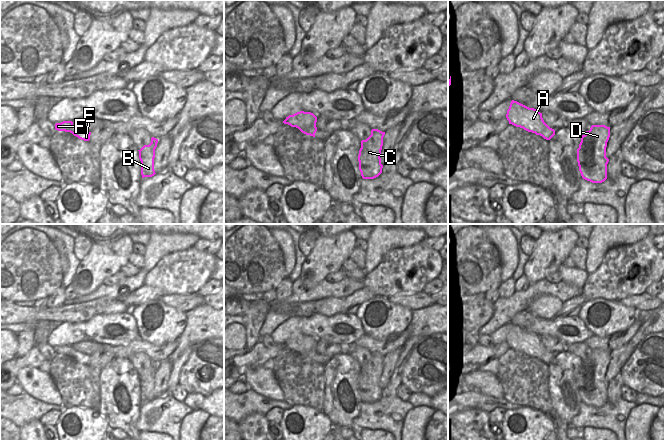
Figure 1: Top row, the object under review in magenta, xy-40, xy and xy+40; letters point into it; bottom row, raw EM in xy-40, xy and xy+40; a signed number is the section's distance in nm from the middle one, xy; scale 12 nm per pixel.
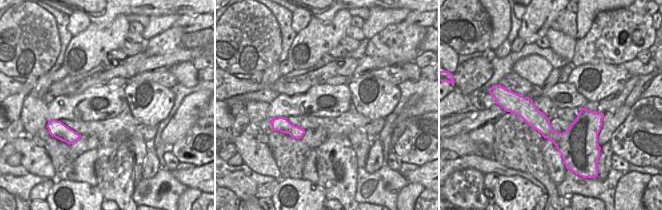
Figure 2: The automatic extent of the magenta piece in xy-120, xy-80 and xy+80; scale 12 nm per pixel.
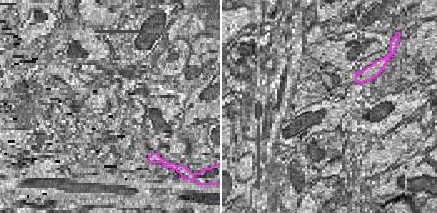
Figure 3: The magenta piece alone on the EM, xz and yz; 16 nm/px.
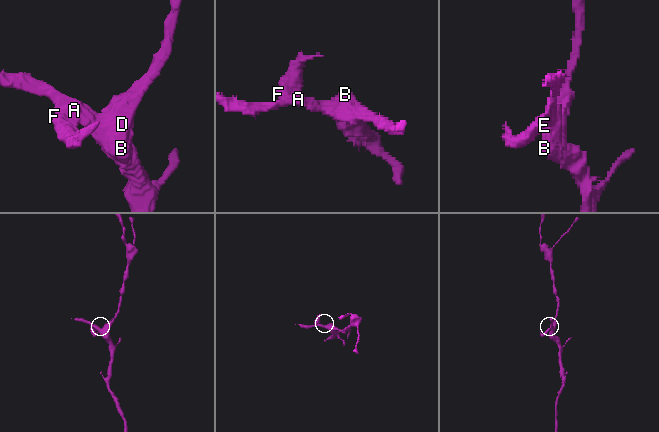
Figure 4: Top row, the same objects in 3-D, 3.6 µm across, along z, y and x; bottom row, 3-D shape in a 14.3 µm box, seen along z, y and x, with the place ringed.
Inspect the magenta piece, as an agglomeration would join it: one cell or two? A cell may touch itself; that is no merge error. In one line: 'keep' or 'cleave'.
cleave

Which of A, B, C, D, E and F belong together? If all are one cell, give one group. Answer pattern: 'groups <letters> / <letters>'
groups A B C D / E F

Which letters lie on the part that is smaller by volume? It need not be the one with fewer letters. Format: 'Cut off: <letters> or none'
Cut off: E, F

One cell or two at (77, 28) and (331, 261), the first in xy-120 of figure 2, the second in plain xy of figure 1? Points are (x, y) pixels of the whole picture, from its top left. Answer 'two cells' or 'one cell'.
two cells

